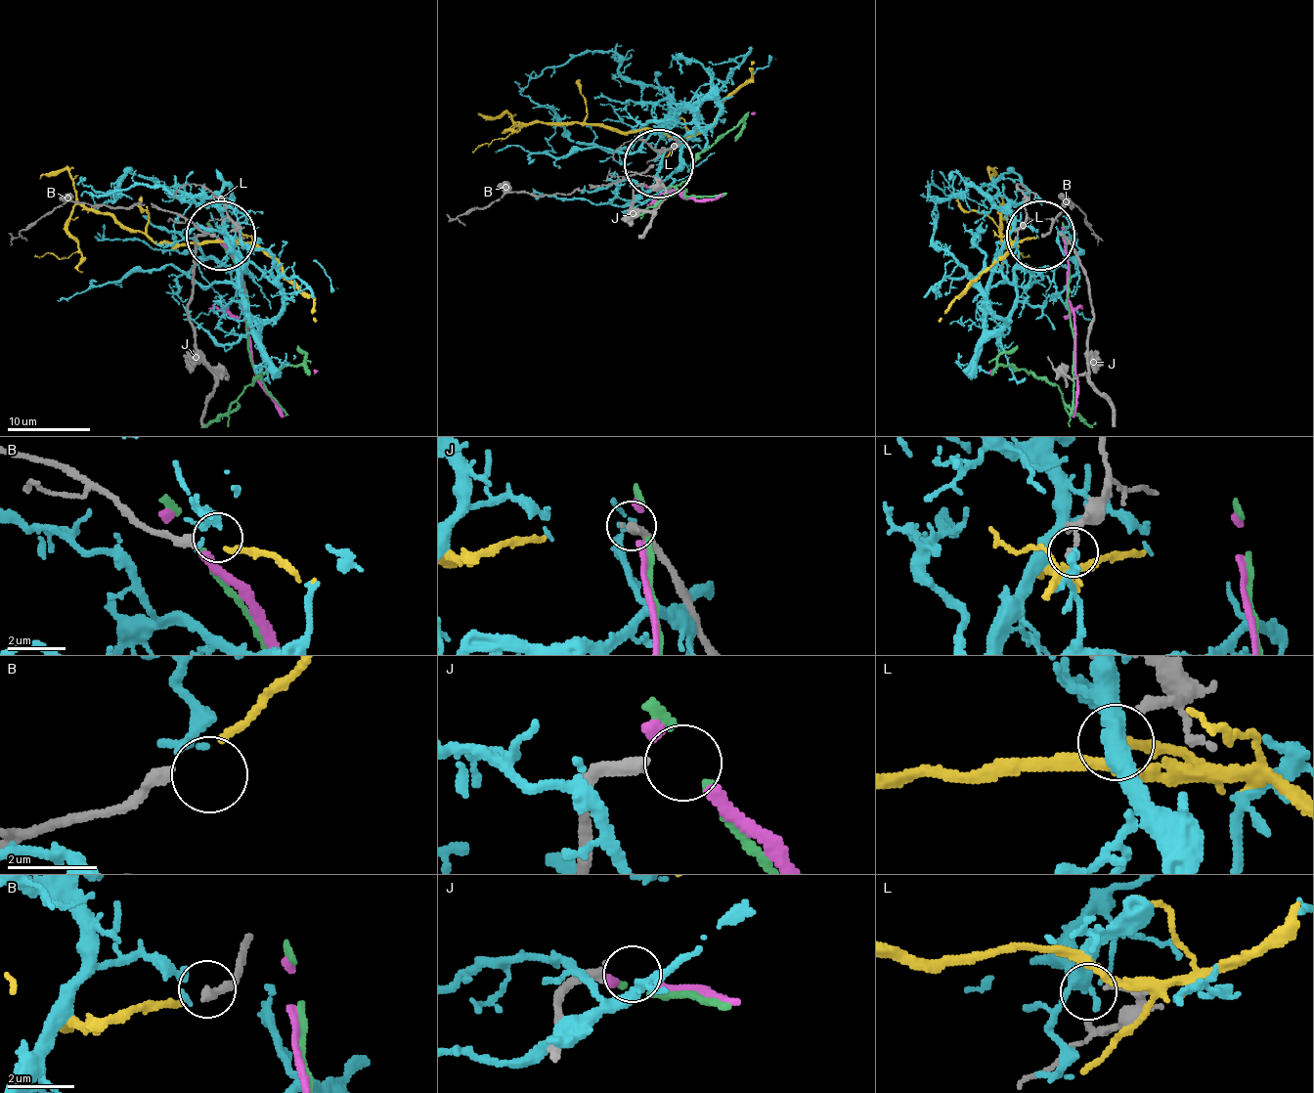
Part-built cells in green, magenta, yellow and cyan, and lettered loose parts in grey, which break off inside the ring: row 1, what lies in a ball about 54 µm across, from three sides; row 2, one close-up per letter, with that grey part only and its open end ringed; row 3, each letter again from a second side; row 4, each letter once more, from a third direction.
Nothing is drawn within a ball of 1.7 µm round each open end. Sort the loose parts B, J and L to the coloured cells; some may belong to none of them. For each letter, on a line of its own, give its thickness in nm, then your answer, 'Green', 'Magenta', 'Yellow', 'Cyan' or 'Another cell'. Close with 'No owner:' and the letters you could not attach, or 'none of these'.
B: Thickness 280 nm. Yellow
J: Thickness 320 nm. Another cell
L: Thickness 140 nm. Another cell
No owner: J, L

